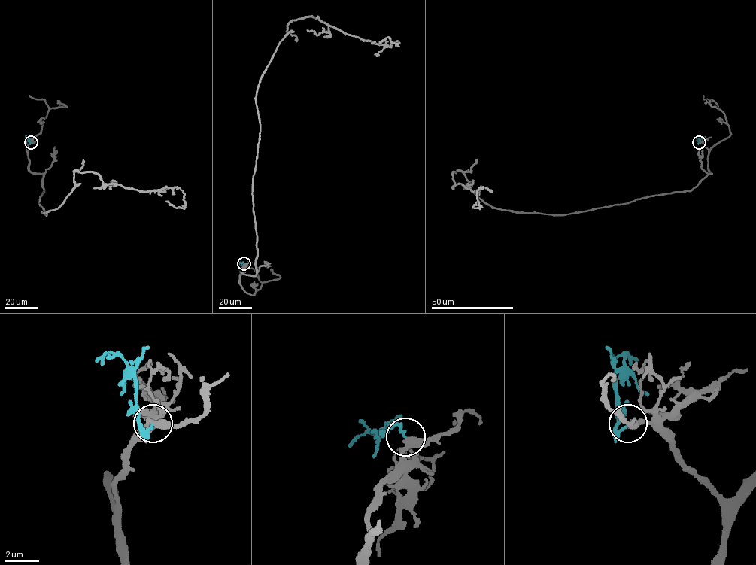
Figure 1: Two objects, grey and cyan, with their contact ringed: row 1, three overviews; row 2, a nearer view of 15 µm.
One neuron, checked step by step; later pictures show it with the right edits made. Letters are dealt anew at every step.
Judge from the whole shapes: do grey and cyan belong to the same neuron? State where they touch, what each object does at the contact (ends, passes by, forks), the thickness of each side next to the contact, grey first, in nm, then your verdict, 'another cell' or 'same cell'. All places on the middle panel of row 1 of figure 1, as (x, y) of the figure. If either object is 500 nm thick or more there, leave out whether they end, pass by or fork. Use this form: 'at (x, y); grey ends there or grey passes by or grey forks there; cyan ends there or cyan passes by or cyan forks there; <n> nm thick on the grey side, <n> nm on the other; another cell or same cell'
at (244, 263); grey passes by; cyan ends there; 340 nm thick on the grey side, 140 nm on the other; another cell

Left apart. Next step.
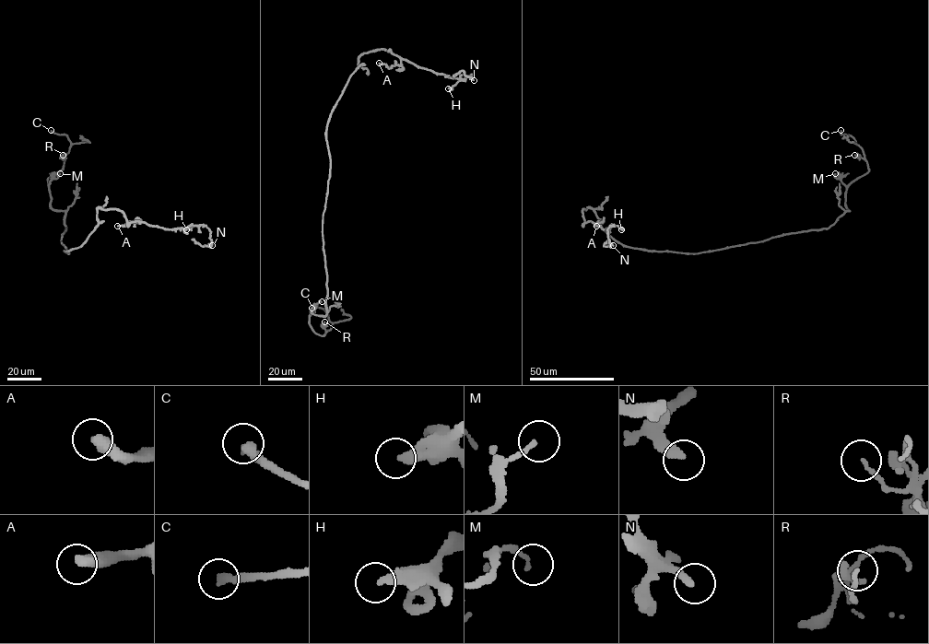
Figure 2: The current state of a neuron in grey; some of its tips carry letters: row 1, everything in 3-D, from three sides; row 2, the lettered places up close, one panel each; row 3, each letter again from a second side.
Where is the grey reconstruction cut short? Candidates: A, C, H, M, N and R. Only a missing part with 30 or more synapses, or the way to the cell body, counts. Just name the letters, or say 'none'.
C

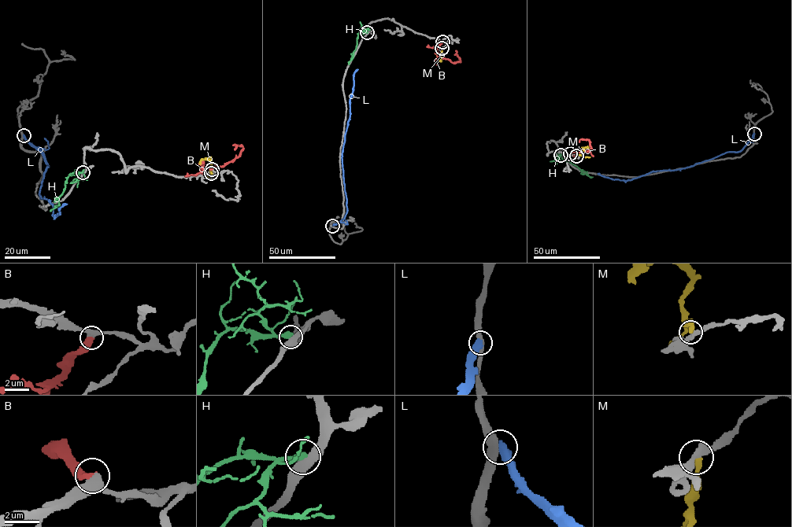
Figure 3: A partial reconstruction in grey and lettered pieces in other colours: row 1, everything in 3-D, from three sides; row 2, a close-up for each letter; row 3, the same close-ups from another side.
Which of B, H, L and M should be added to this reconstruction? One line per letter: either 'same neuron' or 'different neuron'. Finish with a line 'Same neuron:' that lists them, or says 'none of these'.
B: same neuron
H: different neuron
L: different neuron
M: different neuron
Same neuron: B

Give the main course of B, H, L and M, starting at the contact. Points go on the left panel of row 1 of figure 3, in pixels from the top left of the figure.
B: (212, 169), (206, 165), (201, 167), (223, 166), (232, 161), (239, 155), (242, 146), (235, 145), (235, 150)
H: (83, 171), (70, 174), (59, 197), (58, 204), (51, 210)
L: (24, 135), (48, 165), (38, 193), (49, 200), (54, 216), (67, 204)
M: (211, 174), (211, 163), (203, 159), (199, 163)

